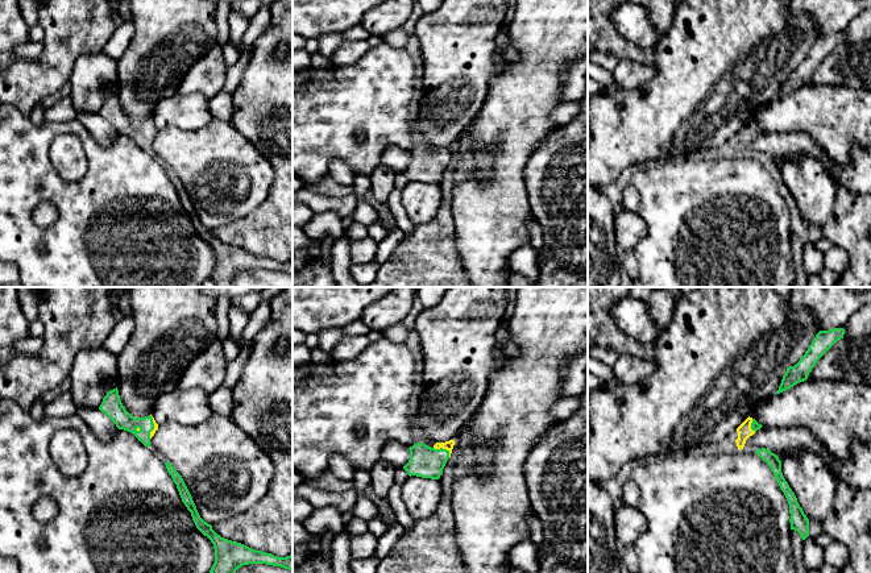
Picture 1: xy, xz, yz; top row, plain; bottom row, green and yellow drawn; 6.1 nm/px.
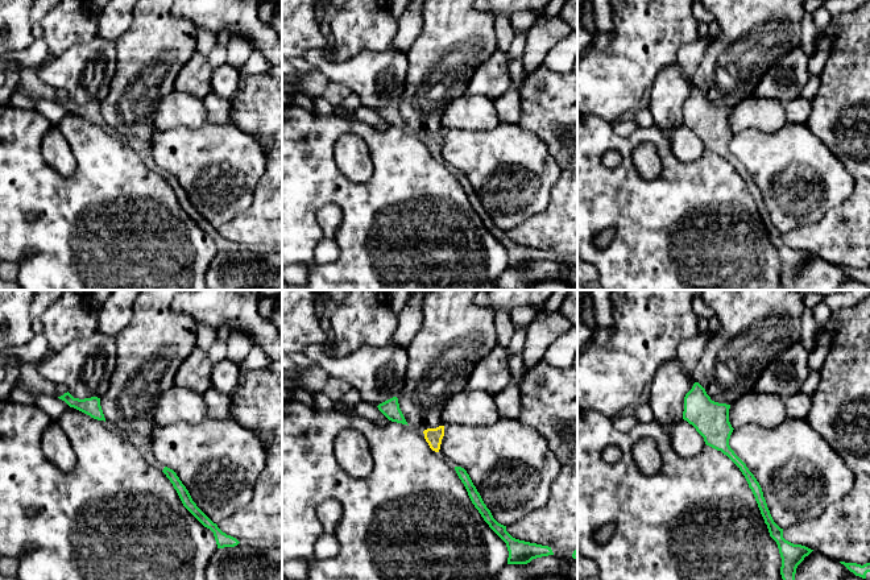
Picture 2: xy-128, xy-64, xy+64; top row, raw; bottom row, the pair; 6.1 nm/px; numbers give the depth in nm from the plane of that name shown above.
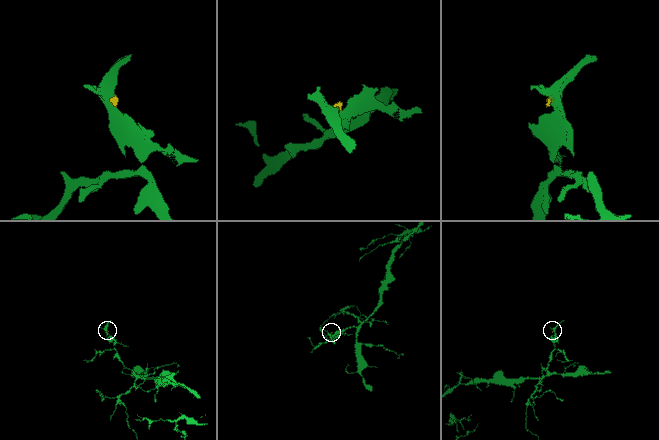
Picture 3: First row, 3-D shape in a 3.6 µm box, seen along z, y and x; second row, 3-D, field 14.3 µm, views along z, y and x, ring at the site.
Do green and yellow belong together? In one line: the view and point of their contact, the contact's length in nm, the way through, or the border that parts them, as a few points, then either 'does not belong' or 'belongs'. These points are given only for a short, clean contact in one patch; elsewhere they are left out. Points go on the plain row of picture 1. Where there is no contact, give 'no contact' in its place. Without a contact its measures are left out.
meets green in xz at (442, 153); contact 120 nm long; runs through xz (424, 166), (428, 166), (442, 153), (448, 150); belongs

